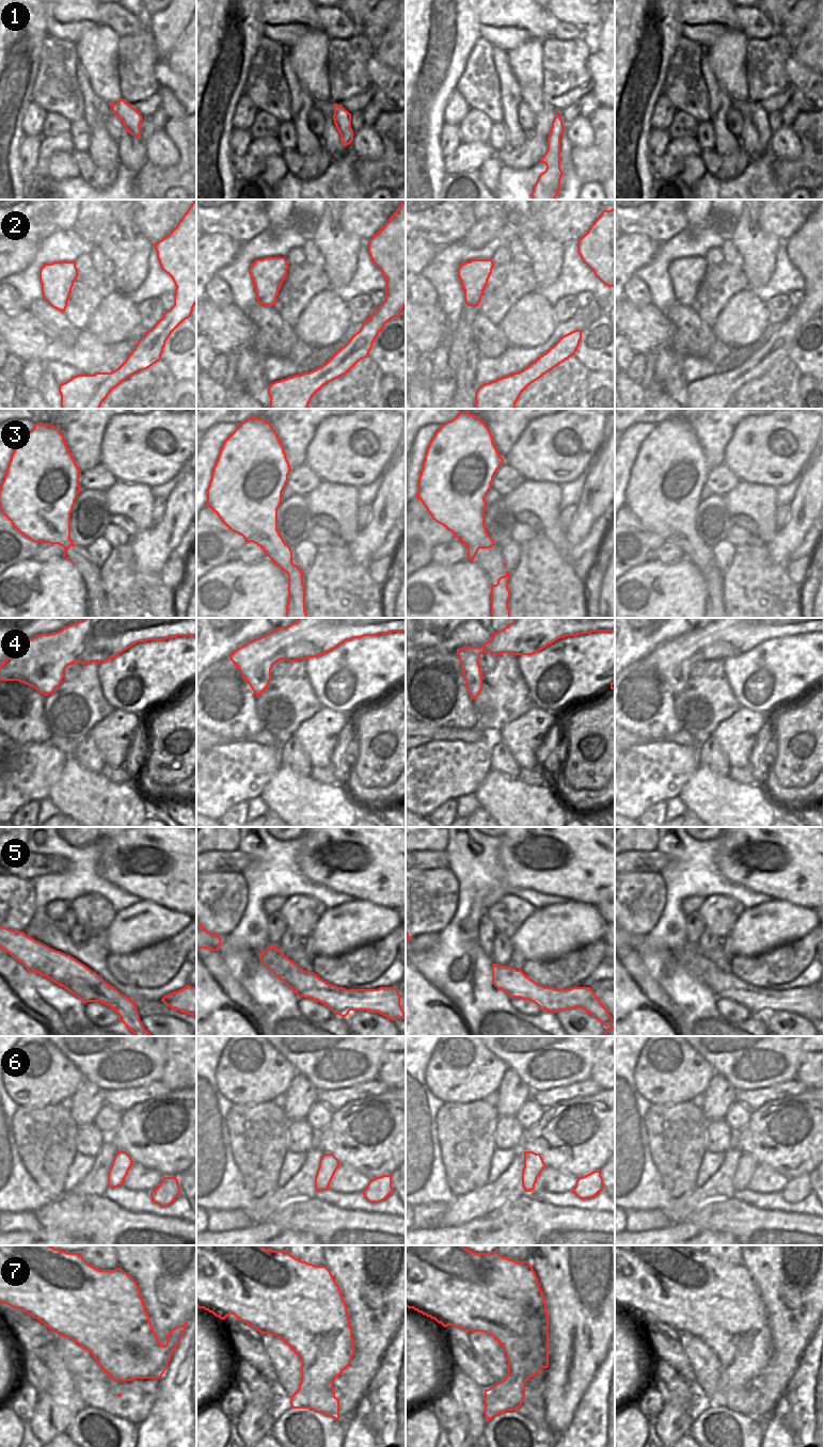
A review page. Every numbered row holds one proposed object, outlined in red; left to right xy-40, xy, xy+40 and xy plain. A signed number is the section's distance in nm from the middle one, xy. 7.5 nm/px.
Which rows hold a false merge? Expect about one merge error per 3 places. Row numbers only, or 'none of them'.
3, 5

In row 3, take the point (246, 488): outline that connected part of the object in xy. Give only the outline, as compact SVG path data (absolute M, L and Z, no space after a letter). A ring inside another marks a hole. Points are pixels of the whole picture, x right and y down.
M251 416L238 424L224 441L207 488L207 506L222 523L242 536L245 542L257 544L284 572L294 566L292 551L278 530L278 509L290 470L284 447L271 424Z

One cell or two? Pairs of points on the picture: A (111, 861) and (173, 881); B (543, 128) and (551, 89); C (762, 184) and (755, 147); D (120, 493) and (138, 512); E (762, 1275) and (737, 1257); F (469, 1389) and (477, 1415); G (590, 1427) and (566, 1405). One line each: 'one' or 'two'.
A: one
B: two
C: two
D: one
E: two
F: one
G: two

